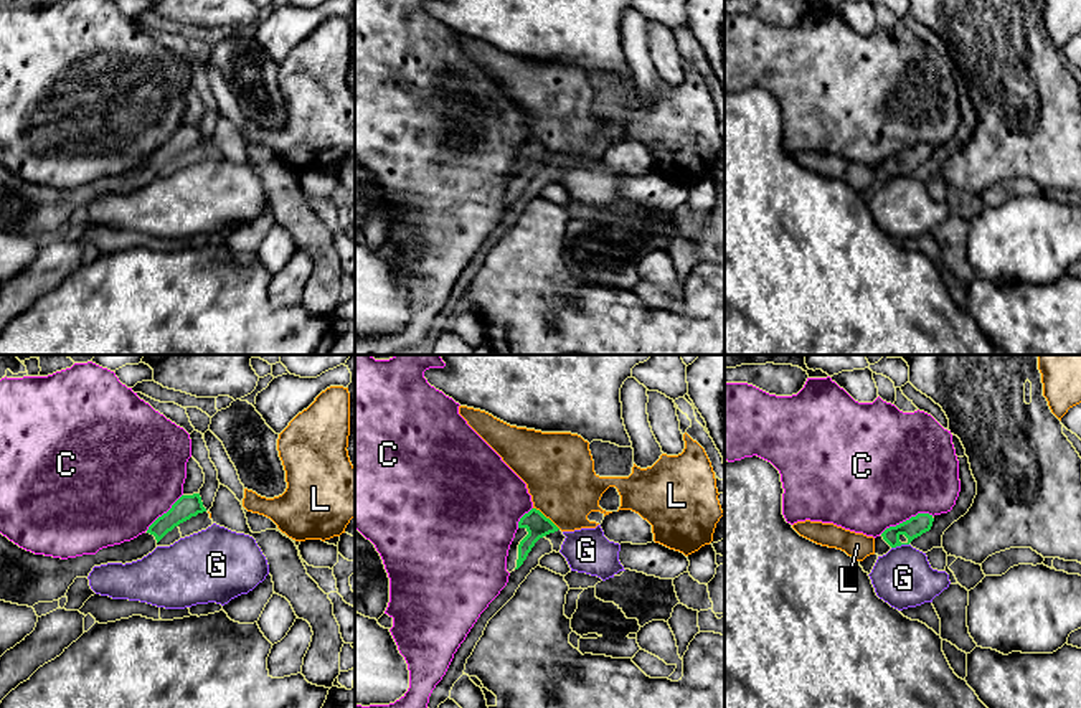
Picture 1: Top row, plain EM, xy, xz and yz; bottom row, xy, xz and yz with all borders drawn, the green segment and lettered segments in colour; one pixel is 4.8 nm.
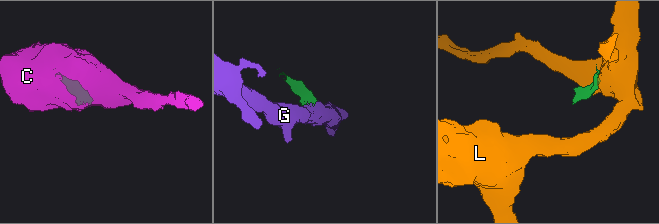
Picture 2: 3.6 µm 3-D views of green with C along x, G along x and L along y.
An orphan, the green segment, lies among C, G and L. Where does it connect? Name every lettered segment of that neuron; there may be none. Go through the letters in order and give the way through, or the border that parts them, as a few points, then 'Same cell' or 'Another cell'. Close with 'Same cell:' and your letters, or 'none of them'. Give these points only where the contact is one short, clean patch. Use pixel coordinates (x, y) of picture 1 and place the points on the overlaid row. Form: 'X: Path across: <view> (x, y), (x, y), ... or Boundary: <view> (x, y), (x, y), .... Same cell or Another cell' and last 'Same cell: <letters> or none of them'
C: Another cell
G: Boundary: yz (908, 543), (892, 548). Another cell
L: Another cell
Same cell: none of them

